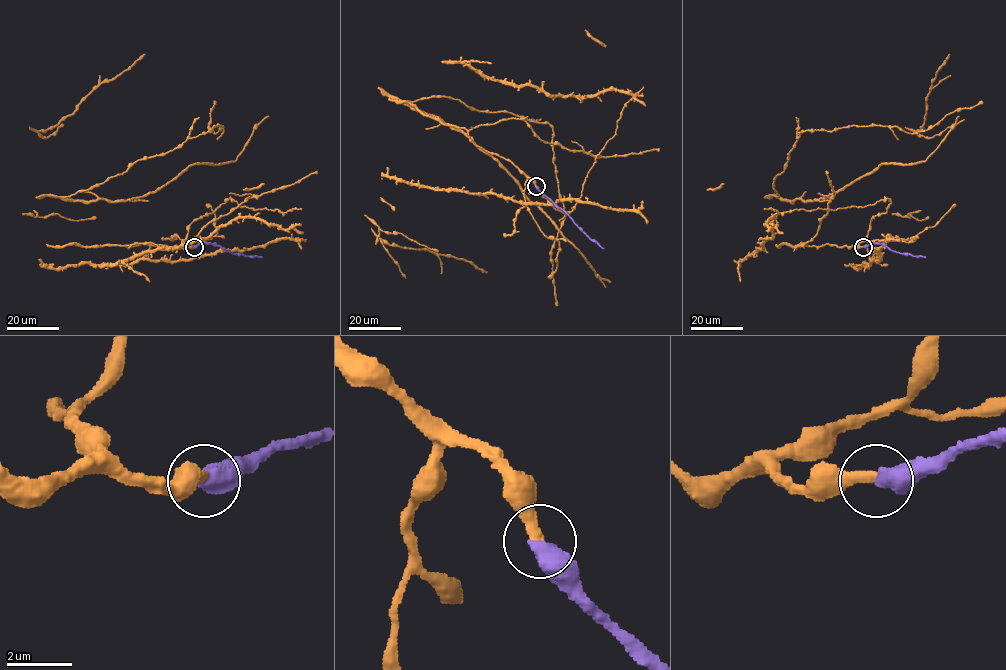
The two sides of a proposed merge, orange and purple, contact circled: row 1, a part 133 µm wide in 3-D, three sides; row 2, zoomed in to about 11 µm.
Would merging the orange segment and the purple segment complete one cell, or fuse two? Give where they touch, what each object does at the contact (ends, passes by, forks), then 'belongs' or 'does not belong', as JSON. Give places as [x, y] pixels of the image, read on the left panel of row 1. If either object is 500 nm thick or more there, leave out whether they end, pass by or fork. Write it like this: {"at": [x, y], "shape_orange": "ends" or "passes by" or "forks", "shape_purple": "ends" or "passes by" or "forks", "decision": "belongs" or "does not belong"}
{"at": [194, 247], "decision": "belongs"}

